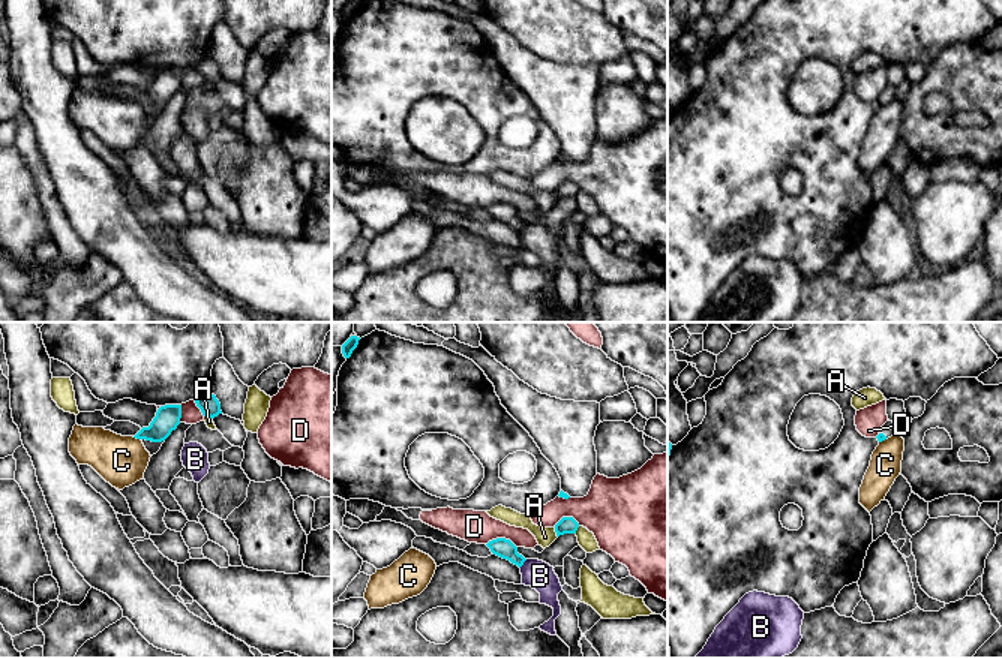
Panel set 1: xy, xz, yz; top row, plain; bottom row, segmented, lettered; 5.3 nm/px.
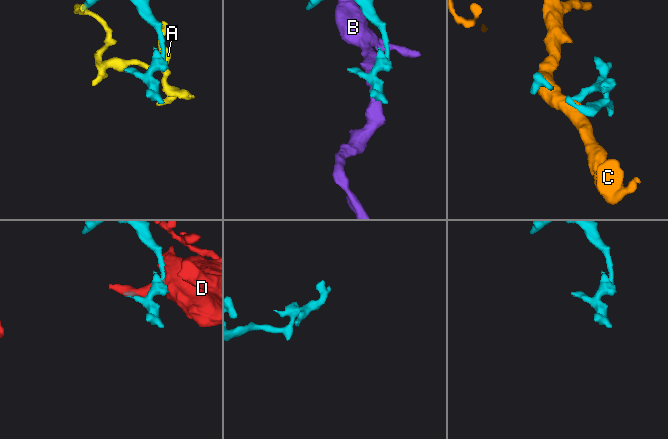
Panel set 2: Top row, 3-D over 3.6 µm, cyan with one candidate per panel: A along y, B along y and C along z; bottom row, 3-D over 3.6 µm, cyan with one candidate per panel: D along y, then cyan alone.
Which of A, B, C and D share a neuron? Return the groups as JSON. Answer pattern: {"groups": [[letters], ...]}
{"groups": [["A"], ["B"], ["C"], ["D"]]}

